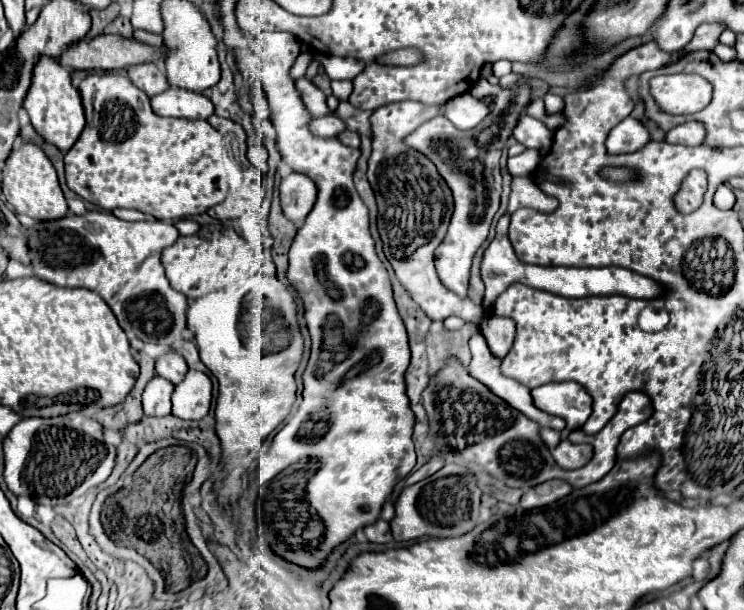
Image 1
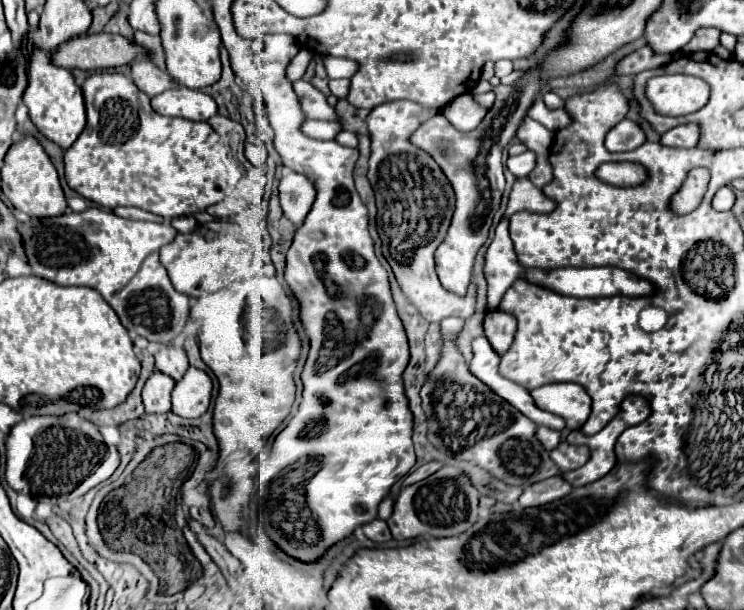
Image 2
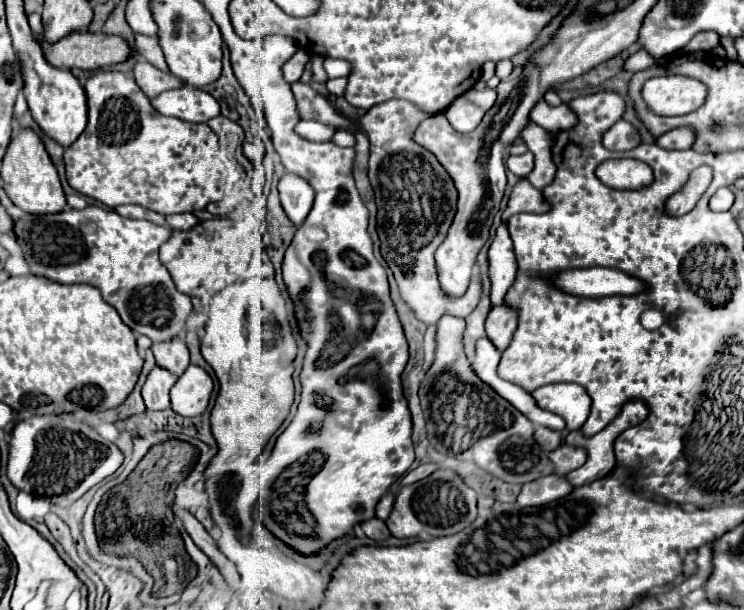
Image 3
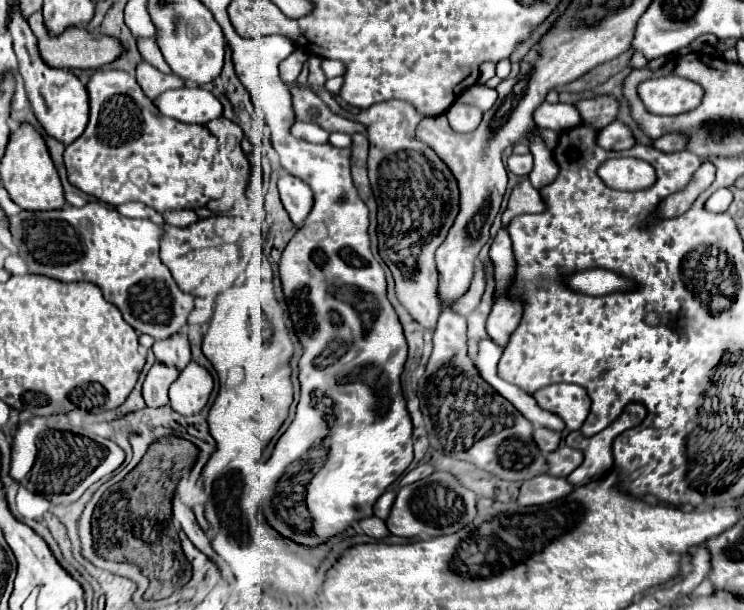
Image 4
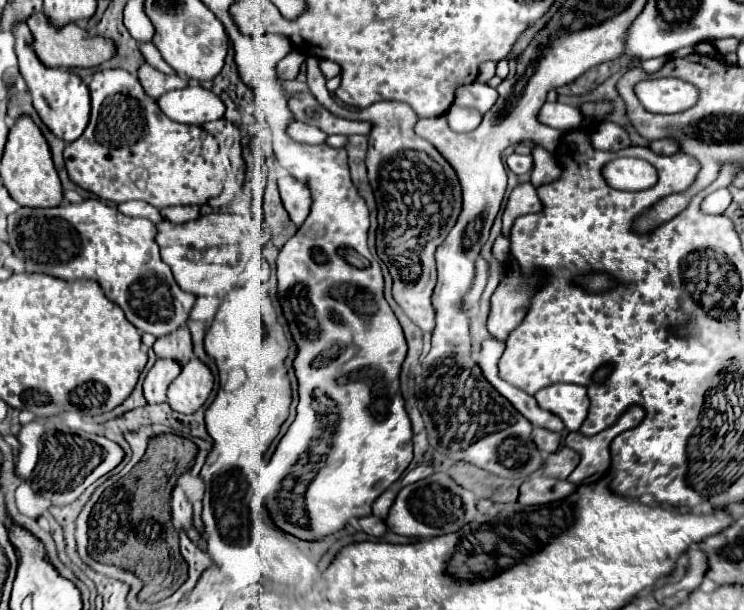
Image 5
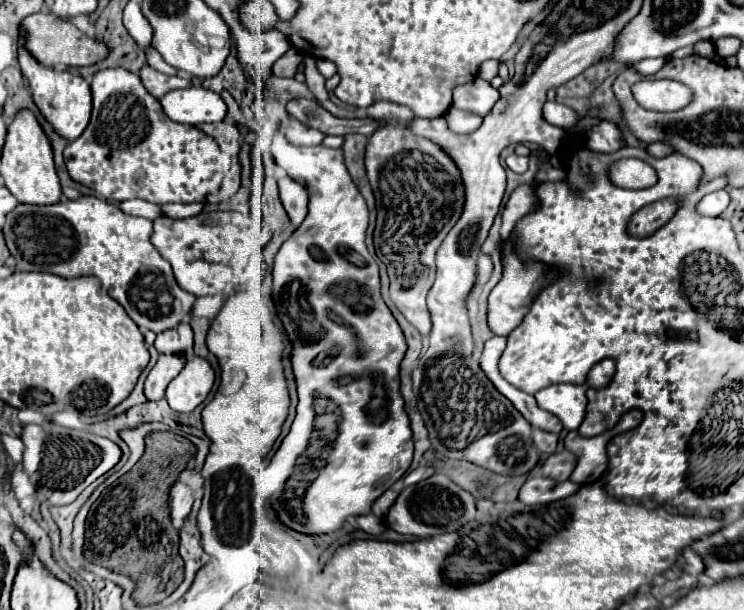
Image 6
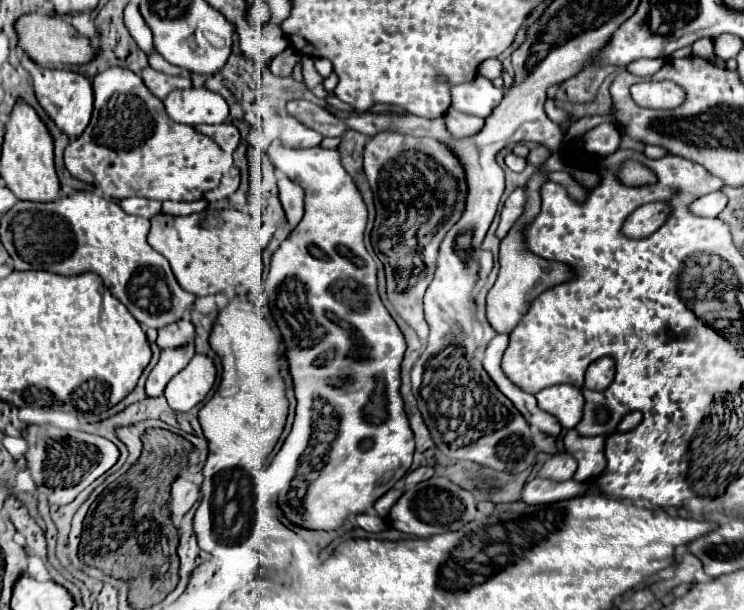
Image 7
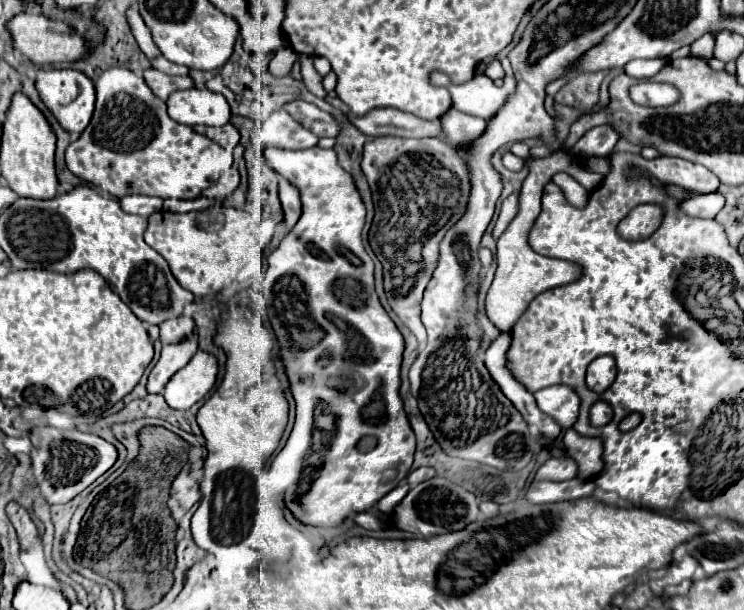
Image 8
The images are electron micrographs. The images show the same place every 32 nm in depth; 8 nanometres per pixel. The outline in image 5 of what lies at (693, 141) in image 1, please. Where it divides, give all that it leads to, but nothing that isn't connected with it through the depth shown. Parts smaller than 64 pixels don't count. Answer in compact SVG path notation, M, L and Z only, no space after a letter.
M656 140L650 144L650 148L654 150L654 154L674 154L678 152L678 144L674 140Z

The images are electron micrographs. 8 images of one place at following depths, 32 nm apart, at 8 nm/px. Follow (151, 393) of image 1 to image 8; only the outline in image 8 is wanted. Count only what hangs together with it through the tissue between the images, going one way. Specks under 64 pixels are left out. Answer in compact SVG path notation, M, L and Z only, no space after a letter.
M198 330L192 332L192 338L186 338L184 342L174 342L172 346L164 346L160 360L150 372L148 378L148 392L156 394L162 392L166 382L188 364L188 360L198 352Z

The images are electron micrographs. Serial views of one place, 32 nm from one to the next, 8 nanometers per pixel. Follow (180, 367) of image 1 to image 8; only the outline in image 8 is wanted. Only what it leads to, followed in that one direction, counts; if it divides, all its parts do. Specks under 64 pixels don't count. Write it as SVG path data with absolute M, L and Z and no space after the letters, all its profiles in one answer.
M180 316L180 318L172 318L164 324L160 324L160 338L164 344L172 344L178 342L182 338L186 338L188 334L192 334L194 330L194 320L192 316Z

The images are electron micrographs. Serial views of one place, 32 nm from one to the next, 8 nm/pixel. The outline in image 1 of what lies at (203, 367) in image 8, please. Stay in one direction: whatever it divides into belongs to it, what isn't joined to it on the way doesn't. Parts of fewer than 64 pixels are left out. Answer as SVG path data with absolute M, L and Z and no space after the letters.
M188 370L184 382L174 388L172 414L184 420L200 420L208 414L212 400L212 382L204 372Z

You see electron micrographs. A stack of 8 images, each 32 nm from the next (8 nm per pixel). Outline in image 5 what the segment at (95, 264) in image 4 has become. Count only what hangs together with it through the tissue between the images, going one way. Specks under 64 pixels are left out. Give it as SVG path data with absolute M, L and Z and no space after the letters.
M86 198L78 204L62 202L54 208L28 208L20 206L14 214L8 216L8 244L16 258L20 258L26 266L26 272L42 272L62 280L76 278L94 278L100 282L106 296L116 302L126 318L142 332L150 332L154 336L164 336L186 324L188 314L194 306L194 296L180 290L176 284L168 264L160 258L158 246L154 242L156 226L146 218L130 218L120 214L120 210L112 204L106 204L100 198Z

